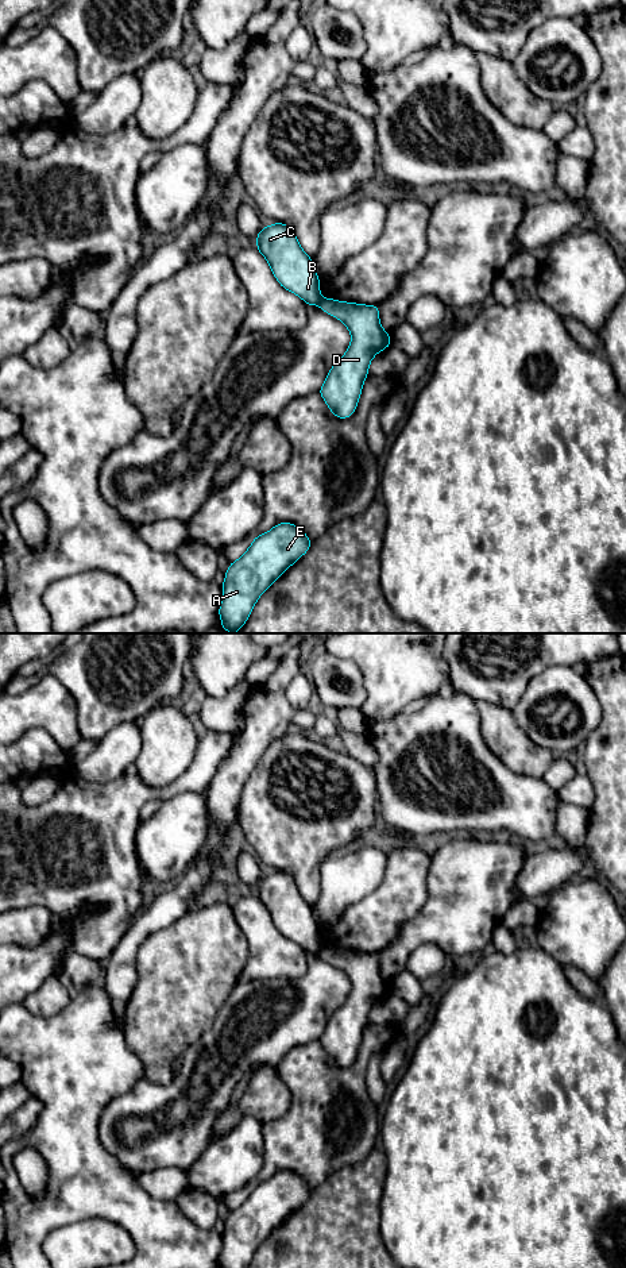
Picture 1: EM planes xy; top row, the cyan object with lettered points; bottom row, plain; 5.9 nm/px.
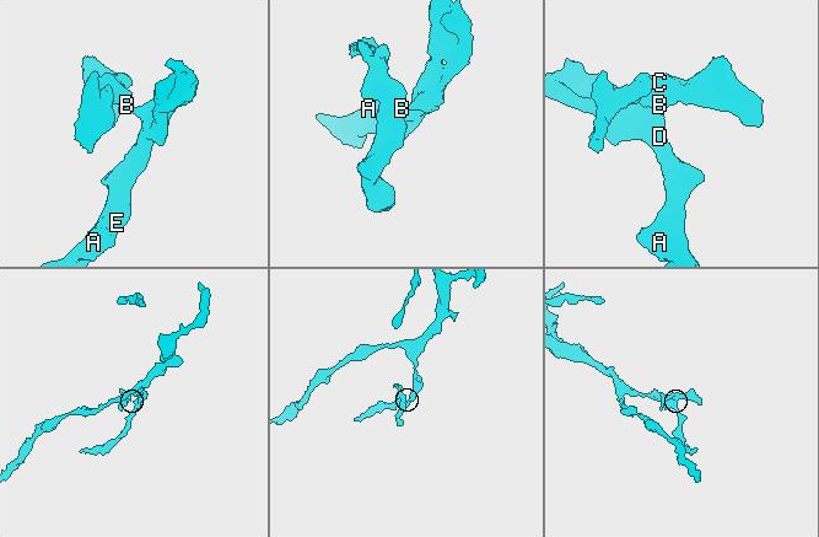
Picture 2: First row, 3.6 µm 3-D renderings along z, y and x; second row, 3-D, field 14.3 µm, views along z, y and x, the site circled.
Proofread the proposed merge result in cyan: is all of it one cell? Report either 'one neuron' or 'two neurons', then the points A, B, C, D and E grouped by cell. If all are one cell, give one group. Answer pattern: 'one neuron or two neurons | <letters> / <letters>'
two neurons | A D E / B C

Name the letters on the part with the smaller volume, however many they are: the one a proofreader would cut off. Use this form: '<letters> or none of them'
B, C

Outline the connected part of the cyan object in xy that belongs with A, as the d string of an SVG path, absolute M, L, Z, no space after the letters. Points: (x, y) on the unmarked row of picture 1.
M279 1171L255 1184L244 1203L225 1219L220 1267L248 1268L259 1245L308 1200L312 1191L293 1171Z

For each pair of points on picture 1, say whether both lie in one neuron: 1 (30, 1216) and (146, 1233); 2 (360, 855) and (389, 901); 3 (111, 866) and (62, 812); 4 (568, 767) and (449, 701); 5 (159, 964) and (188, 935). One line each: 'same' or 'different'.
1: same
2: different
3: same
4: different
5: same

